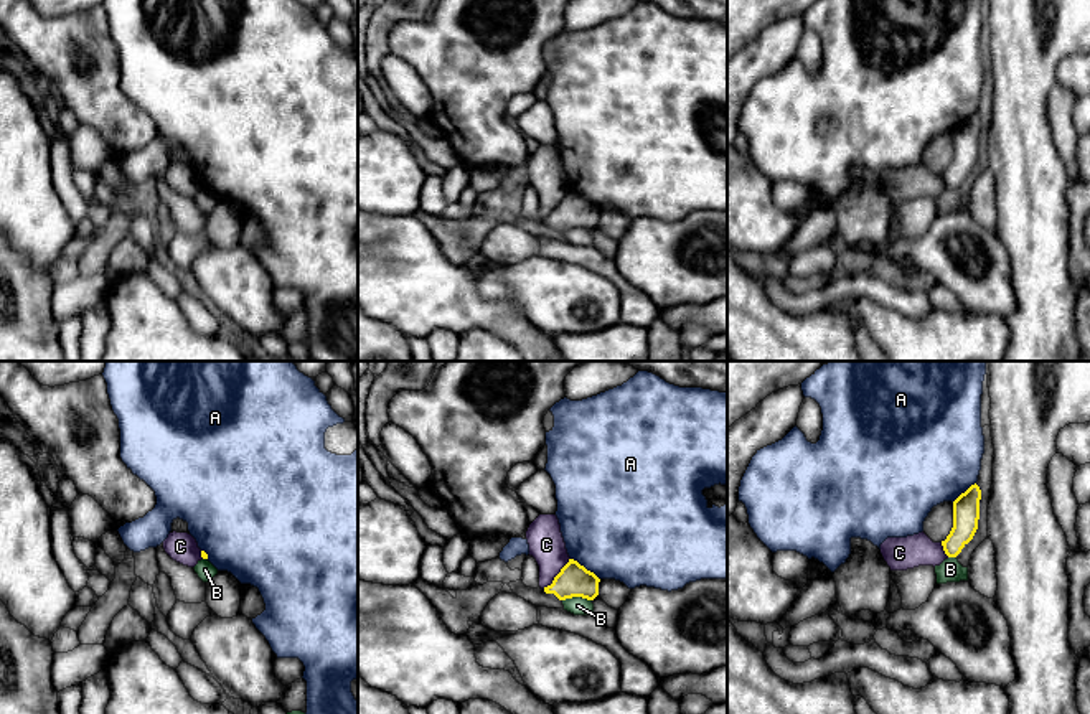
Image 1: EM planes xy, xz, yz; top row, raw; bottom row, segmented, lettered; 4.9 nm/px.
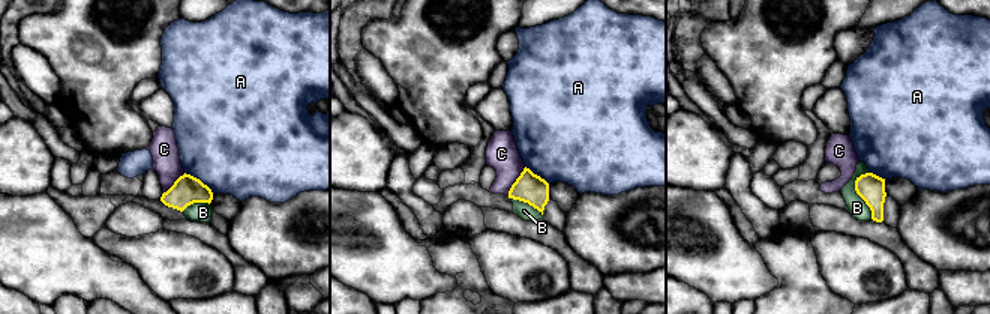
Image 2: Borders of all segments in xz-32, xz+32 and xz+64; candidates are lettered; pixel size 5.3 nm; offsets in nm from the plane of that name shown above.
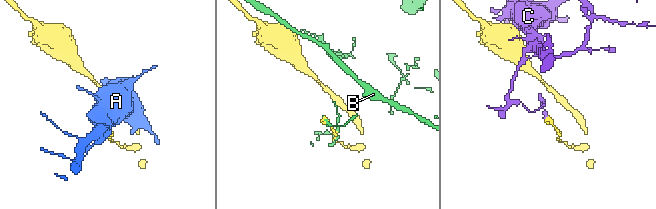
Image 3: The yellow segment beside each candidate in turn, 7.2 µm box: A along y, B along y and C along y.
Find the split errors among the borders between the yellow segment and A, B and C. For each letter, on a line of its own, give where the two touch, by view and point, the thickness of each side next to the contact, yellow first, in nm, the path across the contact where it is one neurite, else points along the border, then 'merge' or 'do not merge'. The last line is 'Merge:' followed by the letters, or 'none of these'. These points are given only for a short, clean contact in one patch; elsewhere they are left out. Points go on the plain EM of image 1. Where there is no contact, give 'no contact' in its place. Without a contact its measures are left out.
A: meets yellow in xz at (584, 198); 160 nm thick on the yellow side, 500 nm on the other; do not merge
B: meets yellow in xz at (576, 226); 160 nm thick on the yellow side, 90 nm on the other; do not merge
C: meets yellow in xz at (558, 205); 160 nm thick on the yellow side, 180 nm on the other; border along xz (569, 188), (554, 210), (543, 218); do not merge
Merge: none of these

